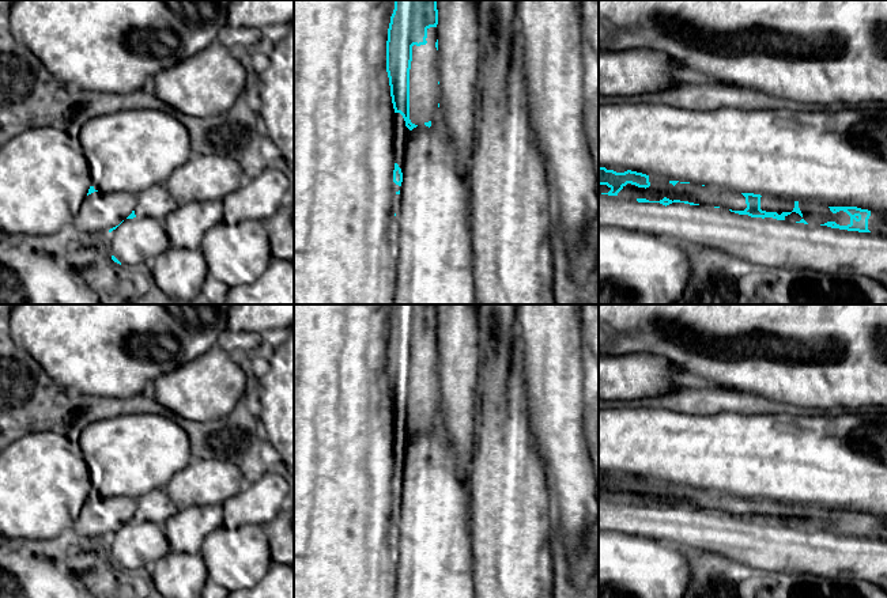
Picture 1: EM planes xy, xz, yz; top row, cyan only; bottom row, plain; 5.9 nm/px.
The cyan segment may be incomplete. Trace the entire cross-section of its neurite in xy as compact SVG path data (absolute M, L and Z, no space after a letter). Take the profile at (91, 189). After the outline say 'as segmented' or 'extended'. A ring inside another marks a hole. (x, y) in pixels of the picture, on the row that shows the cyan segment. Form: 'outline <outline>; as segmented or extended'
outline M90 186L76 213L78 226L90 232L109 234L125 219L133 219L136 197L129 193L102 194Z; extended

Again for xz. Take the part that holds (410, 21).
outline M395 0L386 41L386 72L395 113L400 113L405 126L431 126L439 107L438 82L438 10L437 0Z; extended

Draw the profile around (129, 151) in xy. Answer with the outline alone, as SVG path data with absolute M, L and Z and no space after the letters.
M158 109L88 120L79 141L91 170L91 186L102 194L139 194L162 185L193 154L188 129Z

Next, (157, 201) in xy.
M154 185L136 197L135 215L137 217L154 217L163 220L178 207L178 203L167 190L166 185Z

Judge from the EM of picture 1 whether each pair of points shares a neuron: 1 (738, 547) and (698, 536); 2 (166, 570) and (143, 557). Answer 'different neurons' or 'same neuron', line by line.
1: same neuron
2: different neurons

